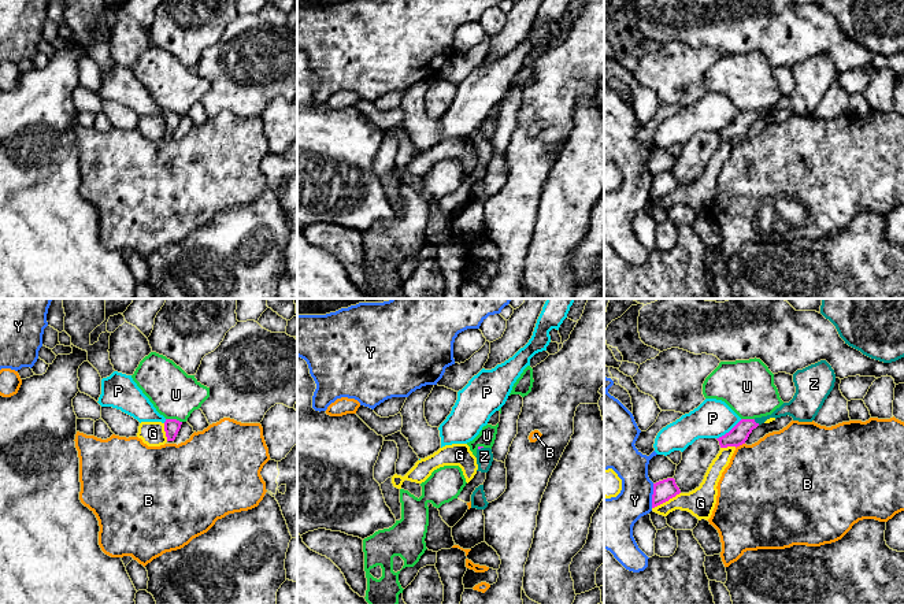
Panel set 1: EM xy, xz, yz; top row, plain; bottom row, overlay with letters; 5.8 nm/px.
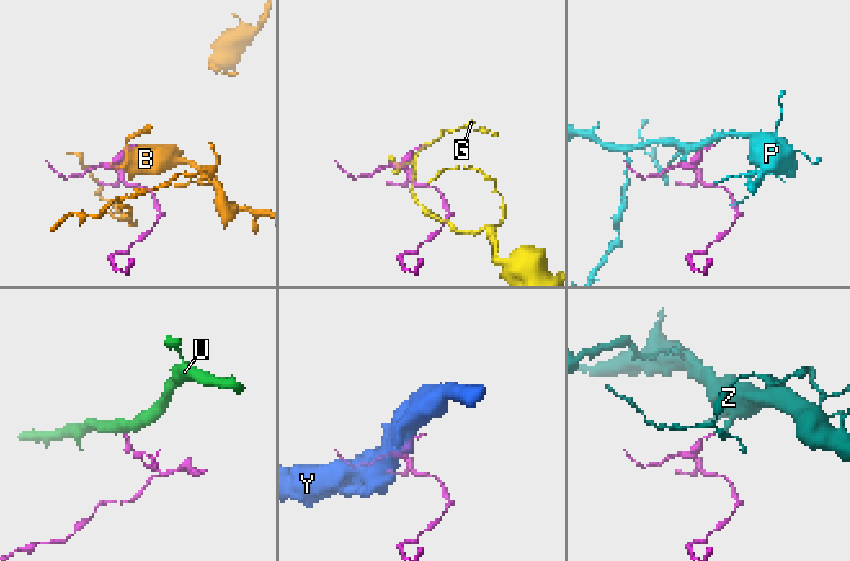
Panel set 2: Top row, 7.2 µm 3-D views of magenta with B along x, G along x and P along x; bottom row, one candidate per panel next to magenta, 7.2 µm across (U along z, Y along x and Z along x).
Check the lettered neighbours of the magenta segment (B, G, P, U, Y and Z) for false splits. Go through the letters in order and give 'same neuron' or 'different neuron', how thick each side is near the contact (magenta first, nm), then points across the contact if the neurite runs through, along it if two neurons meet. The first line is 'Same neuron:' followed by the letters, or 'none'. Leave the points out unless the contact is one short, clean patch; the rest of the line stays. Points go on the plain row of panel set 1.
Same neuron: Z
B: different neuron | 110/440 nm | along yz (744, 136), (736, 141)
G: different neuron | 120/170 nm
P: different neuron | 110/220 nm
U: different neuron | 100/280 nm | along xy (166, 111), (174, 111), (181, 115)
Y: different neuron | 120/240 nm
Z: same neuron | 110/110 nm | across yz (738, 128), (755, 115), (786, 102), (795, 102)

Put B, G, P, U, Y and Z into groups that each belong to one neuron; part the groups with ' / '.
B / G / P / U / Y / Z

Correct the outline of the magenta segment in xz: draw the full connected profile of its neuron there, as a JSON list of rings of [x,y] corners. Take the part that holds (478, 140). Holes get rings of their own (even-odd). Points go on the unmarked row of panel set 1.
[[[478,140],[477,142],[477,158],[478,158],[478,163],[481,166],[488,166],[492,155],[493,155],[493,147],[490,141],[484,141],[484,140]]]

